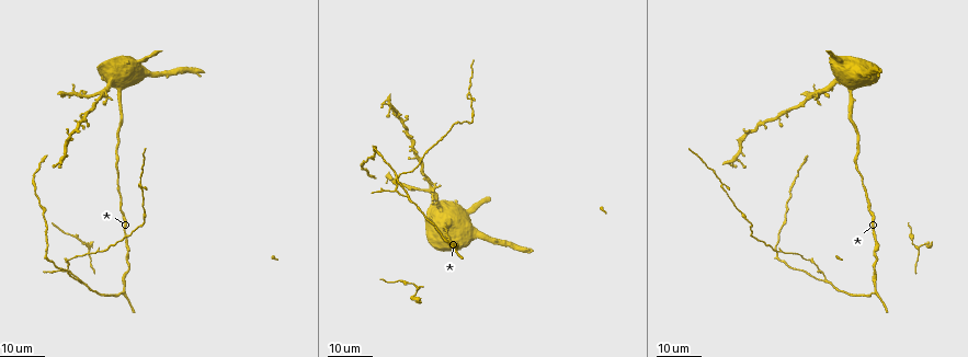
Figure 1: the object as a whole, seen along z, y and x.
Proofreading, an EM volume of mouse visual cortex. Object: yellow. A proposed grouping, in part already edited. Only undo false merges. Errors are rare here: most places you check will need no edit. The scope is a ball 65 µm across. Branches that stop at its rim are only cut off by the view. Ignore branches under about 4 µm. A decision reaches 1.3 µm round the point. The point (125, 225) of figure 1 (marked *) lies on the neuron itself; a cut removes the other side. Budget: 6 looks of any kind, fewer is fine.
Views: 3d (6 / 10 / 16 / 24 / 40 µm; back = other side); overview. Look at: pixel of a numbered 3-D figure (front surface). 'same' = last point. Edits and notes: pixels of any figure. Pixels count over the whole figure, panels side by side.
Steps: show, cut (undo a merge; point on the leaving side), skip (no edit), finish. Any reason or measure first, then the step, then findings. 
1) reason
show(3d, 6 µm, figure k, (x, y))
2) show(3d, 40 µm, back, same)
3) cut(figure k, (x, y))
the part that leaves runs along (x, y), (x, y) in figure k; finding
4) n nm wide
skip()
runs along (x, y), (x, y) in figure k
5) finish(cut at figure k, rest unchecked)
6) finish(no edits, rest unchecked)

a fork
show(3d, 16 µm, figure 1, (874, 292))

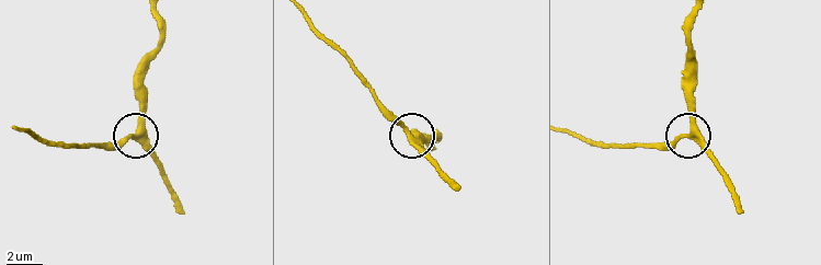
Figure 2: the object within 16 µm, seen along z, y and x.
zoom in
show(3d, 10 µm, figure 2, (411, 140))

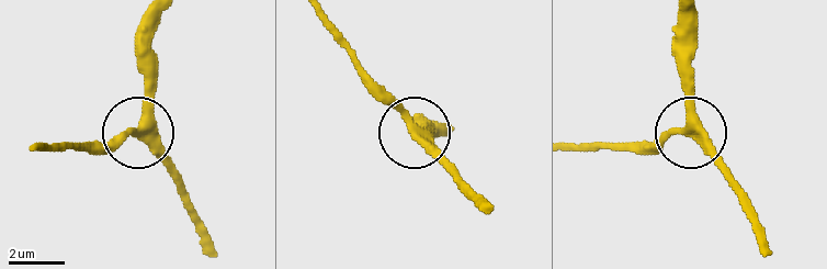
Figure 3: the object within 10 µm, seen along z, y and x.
side arm 6 µm
skip()
runs along (161, 13), (147, 49), (145, 134), (180, 175) in figure 3; continuous, no second neuron

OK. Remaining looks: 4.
three-way junction
show(3d, 24 µm, figure 1, (405, 196))

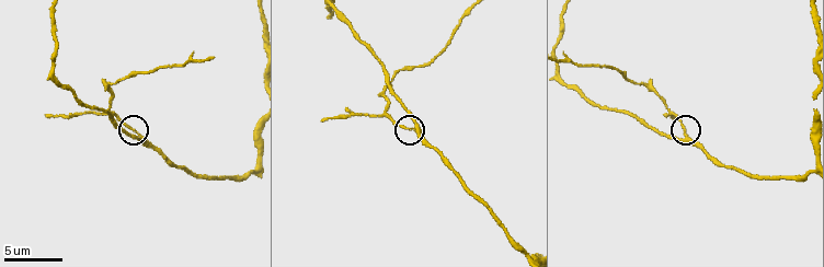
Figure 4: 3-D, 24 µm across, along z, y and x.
zoom in
show(3d, 6 µm, figure 4, (138, 133))

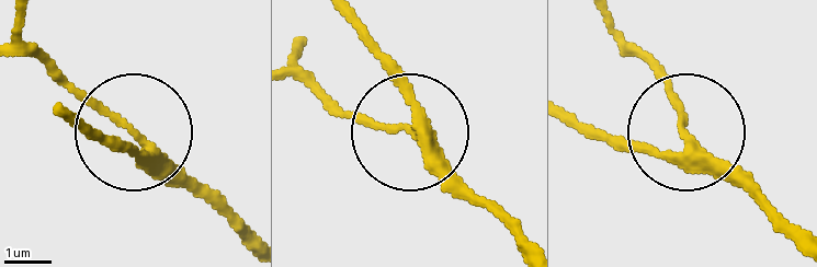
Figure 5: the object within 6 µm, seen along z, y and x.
show(3d, 6 µm, back, figure 5, (139, 135))

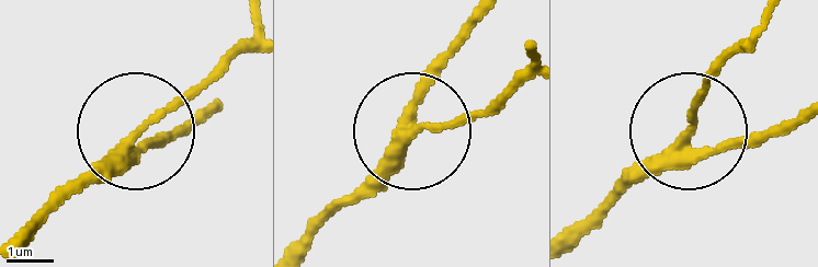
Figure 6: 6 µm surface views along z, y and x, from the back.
220 nm wide
skip()
runs along (579, 236), (685, 135), (756, 142), (787, 130) in figure 6; continuous, no second neuron

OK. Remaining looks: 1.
finish(no edits, rest unchecked)

